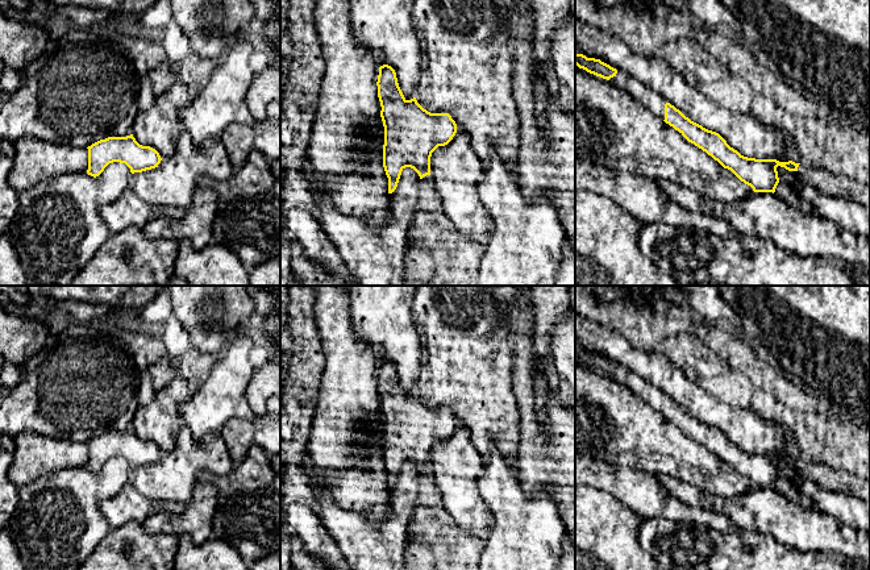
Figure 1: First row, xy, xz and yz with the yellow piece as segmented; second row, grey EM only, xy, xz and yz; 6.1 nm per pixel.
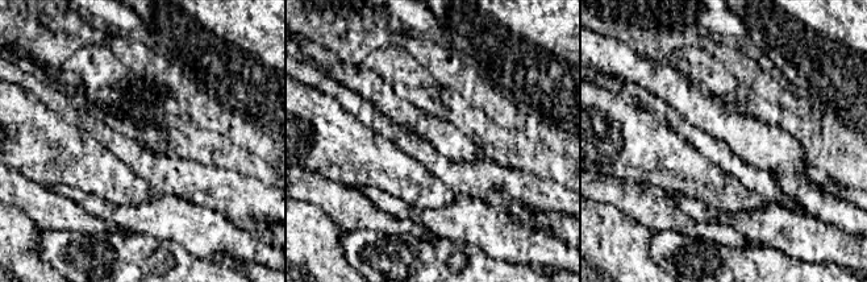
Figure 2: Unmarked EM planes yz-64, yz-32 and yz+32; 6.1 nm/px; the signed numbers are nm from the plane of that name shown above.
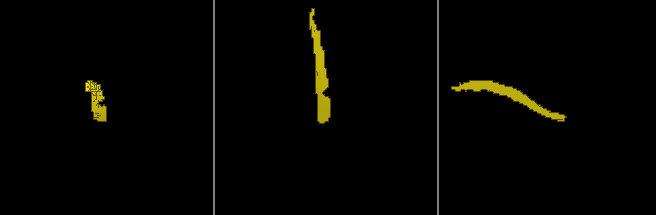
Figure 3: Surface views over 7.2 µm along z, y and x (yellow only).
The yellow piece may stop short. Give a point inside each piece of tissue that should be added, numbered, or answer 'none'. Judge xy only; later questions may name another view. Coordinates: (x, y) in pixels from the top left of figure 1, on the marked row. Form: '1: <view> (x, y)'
none

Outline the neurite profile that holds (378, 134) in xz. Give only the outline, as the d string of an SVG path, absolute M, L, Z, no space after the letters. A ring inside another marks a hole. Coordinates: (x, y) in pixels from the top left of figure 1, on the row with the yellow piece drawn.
M380 117L379 126L372 132L374 143L370 146L370 151L374 155L383 158L383 145L384 145L384 126Z

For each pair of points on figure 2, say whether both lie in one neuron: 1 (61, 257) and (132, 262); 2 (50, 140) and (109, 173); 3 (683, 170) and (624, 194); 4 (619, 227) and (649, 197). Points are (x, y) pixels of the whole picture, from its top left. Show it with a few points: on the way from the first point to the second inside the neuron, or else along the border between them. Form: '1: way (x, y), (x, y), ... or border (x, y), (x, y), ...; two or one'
1: way (78, 257), (115, 261); one
2: way (65, 154), (95, 170); one
3: border (617, 178), (649, 183), (667, 194); two
4: border (601, 202), (615, 206), (653, 232); two

